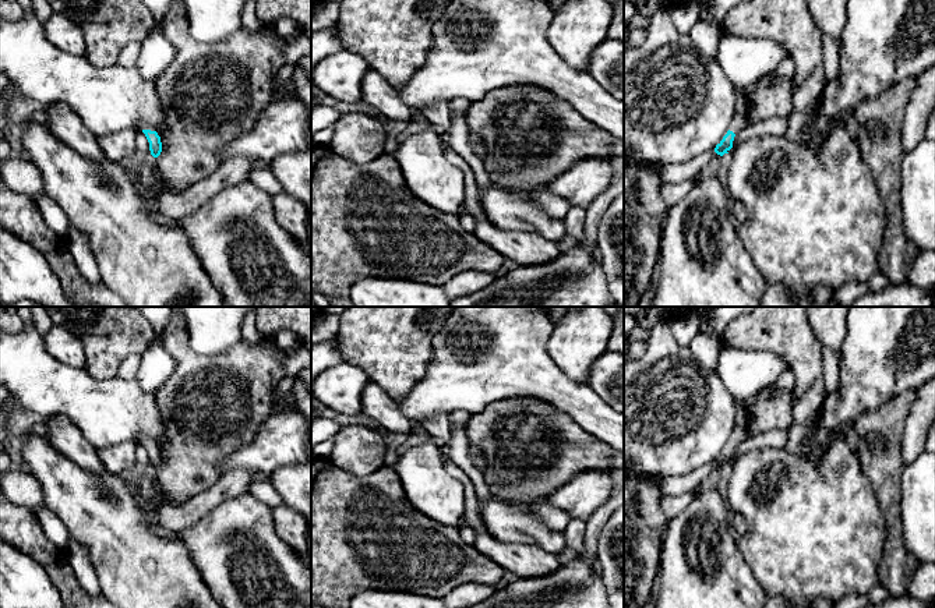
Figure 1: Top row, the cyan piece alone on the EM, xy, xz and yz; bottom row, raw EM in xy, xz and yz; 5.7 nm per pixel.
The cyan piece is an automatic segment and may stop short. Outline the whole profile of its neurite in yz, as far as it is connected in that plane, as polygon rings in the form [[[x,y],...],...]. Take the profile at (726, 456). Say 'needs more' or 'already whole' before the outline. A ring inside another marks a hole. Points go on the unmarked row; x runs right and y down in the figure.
needs more; [[[723,344],[717,374],[737,404],[737,418],[727,446],[715,460],[717,467],[728,466],[735,446],[748,438],[747,402],[773,385],[786,370],[784,360],[770,351],[741,350]]]

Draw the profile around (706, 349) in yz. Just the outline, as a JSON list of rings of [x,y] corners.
[[[702,328],[696,336],[691,339],[688,347],[694,353],[699,365],[717,371],[719,356],[723,347],[723,343],[712,337]]]

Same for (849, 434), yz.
[[[844,423],[842,425],[842,439],[846,441],[853,453],[857,453],[857,434],[855,434],[855,423]]]

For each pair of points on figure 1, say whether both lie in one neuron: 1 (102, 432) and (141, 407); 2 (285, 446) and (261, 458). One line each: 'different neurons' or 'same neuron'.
1: same neuron
2: same neuron

